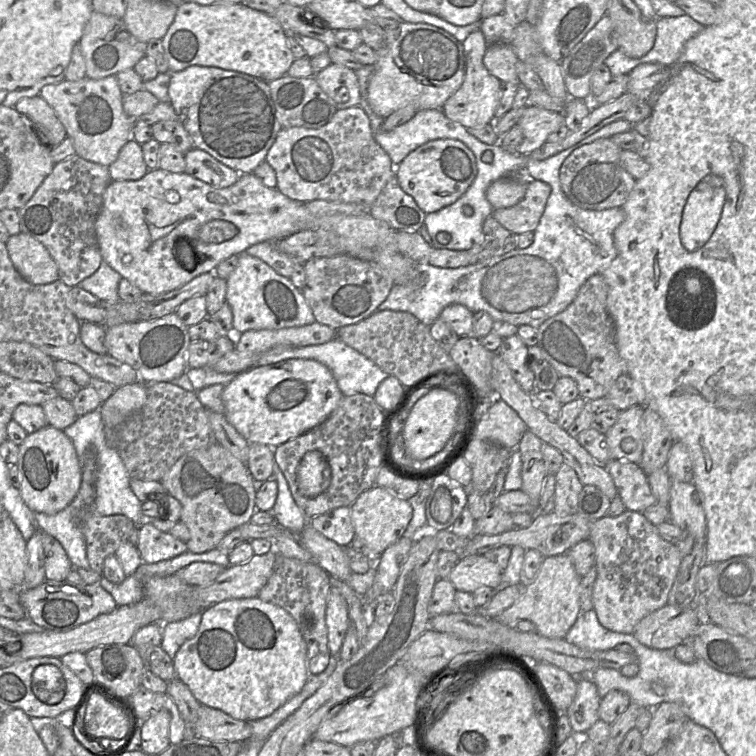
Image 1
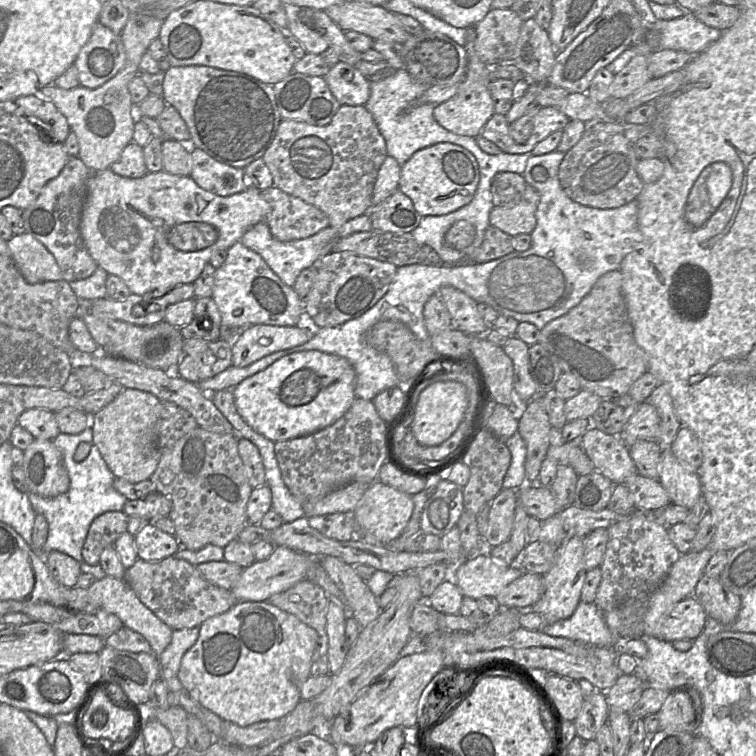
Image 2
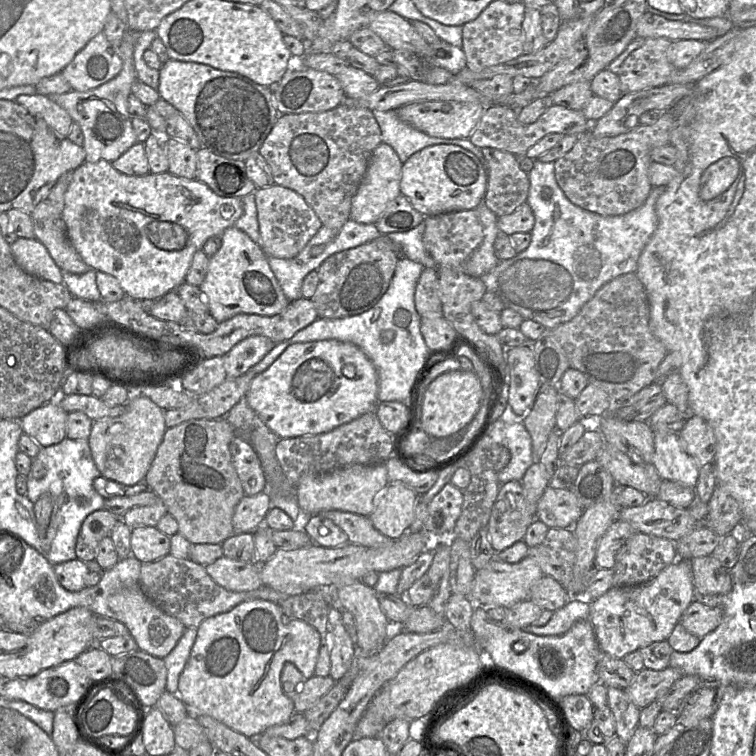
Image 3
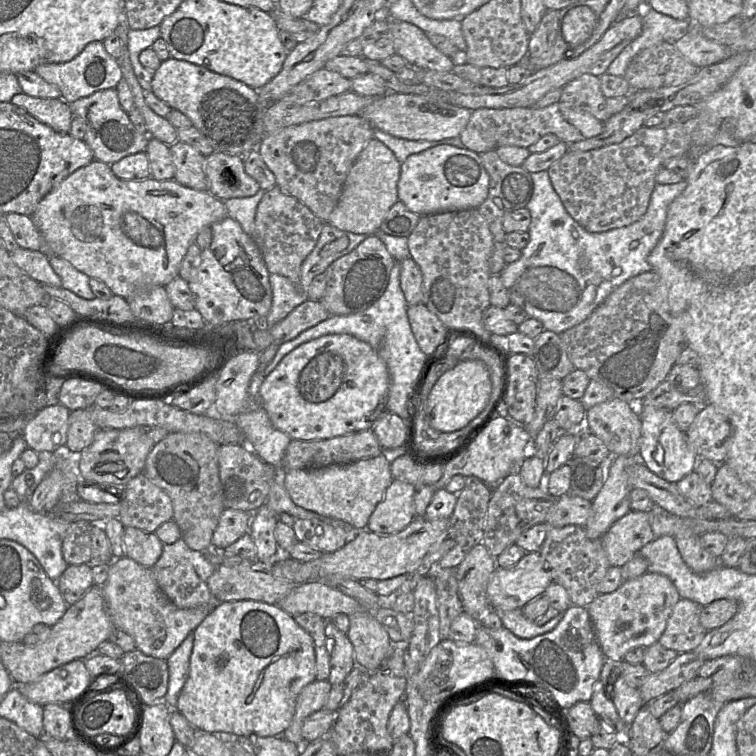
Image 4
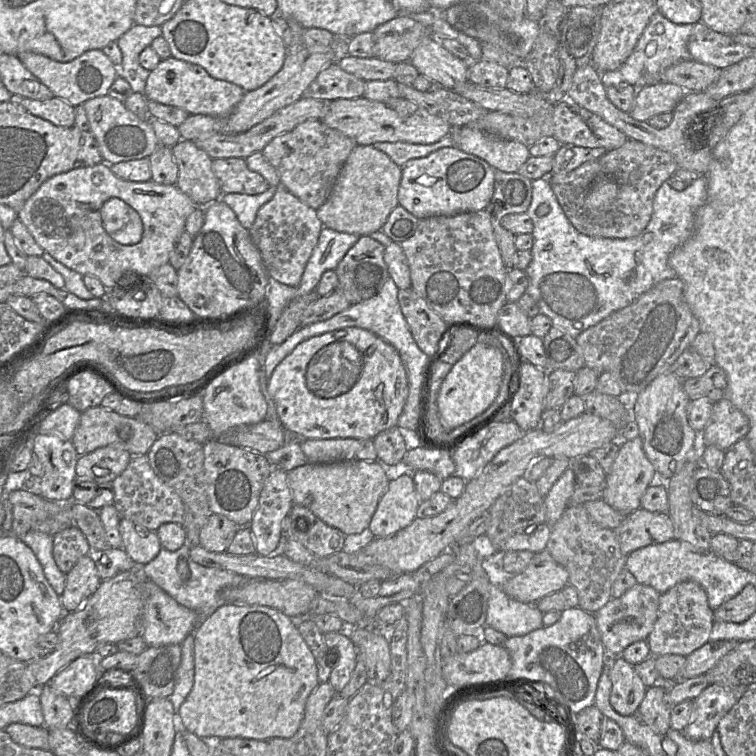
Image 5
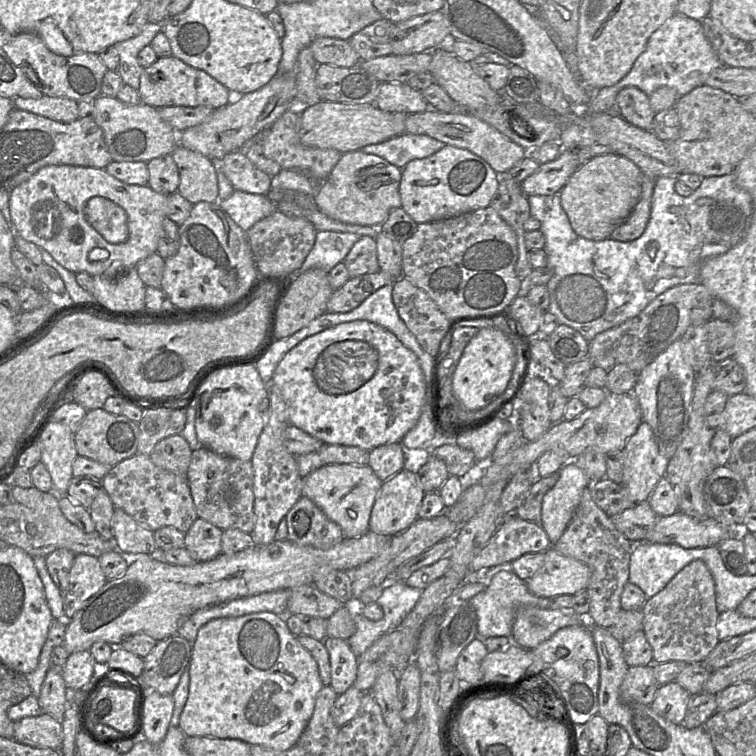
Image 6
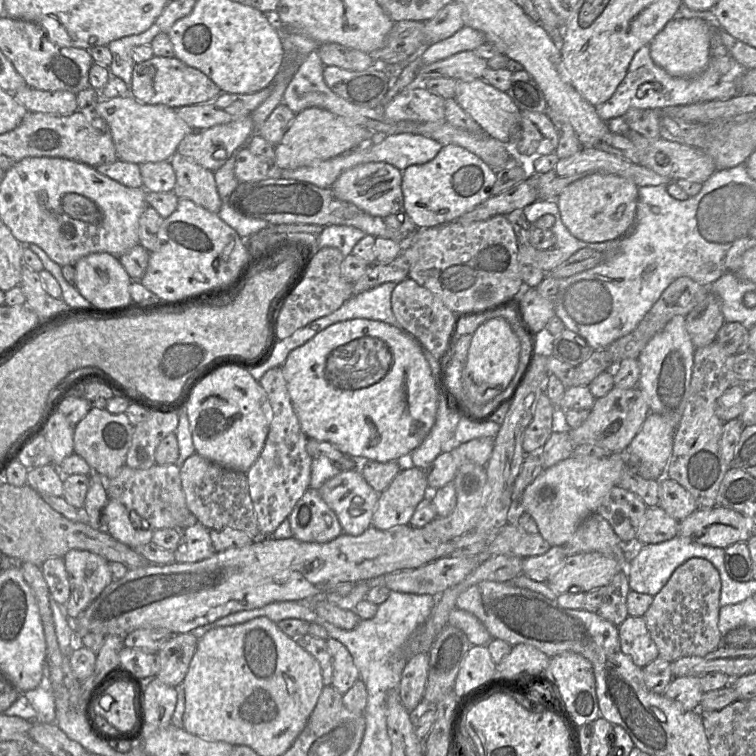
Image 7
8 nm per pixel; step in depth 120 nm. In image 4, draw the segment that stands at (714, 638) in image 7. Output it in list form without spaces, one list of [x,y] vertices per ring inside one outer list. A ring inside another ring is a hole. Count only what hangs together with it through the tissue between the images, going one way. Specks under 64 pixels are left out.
[[[681,597],[672,610],[659,643],[679,653],[693,651],[708,632],[700,622],[702,607]]]

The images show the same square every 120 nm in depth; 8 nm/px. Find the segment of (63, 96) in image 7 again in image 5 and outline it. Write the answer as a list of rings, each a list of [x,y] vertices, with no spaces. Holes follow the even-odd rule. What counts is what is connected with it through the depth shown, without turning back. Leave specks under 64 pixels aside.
[[[13,94],[10,102],[22,106],[31,114],[56,126],[72,127],[75,125],[75,107],[59,97],[35,100]]]

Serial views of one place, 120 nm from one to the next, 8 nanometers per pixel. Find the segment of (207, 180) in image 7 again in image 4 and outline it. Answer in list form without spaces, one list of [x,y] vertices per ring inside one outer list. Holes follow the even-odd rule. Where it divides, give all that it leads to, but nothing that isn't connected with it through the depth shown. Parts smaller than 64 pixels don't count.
[[[179,140],[169,146],[175,167],[173,179],[183,186],[208,191],[208,181],[204,171],[205,157],[193,146]]]

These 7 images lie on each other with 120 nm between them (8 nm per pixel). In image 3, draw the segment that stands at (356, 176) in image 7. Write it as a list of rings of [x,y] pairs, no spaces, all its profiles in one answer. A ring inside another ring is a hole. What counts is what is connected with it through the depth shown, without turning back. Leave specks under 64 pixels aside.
[[[381,142],[373,151],[366,173],[352,199],[350,220],[362,224],[374,224],[383,214],[388,205],[400,193],[400,179],[403,163],[394,149]]]

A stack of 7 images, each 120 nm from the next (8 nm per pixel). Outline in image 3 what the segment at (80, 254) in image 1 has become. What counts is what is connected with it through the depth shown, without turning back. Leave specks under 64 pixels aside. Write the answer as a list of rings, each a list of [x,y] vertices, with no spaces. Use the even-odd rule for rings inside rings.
[[[72,172],[63,174],[30,216],[35,238],[47,248],[57,266],[73,274],[84,274],[91,268],[72,245],[62,215],[71,178]]]

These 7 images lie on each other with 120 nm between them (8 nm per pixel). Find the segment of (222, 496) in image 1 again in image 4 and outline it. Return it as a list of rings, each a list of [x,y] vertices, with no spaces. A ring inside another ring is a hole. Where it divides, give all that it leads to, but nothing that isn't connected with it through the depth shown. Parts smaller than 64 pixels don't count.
[[[175,432],[155,444],[146,459],[145,475],[170,497],[174,510],[173,520],[180,528],[182,539],[195,551],[205,552],[212,548],[214,531],[225,510],[219,478],[218,449],[219,445],[206,435]]]

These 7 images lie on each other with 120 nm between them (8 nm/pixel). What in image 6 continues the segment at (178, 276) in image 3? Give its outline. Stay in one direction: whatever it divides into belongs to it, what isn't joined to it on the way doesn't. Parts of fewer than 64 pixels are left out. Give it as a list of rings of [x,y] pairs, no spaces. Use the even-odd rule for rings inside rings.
[[[72,165],[42,167],[9,194],[9,207],[15,233],[26,241],[44,248],[61,266],[73,273],[116,277],[125,268],[157,253],[167,195],[147,186],[129,185],[110,175],[106,169]]]

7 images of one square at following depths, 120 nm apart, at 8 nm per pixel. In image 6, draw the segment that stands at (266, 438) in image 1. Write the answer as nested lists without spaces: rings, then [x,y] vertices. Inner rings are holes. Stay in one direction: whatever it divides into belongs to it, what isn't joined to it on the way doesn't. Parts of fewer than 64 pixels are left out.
[[[366,320],[338,324],[303,339],[277,365],[271,383],[283,397],[290,425],[323,444],[356,446],[366,451],[401,442],[418,422],[425,403],[426,382],[418,357],[392,332]]]

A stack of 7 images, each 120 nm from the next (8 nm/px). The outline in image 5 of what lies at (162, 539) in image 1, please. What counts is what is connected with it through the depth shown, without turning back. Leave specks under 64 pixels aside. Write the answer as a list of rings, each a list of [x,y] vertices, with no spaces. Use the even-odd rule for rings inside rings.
[[[121,518],[119,532],[122,548],[137,566],[143,567],[152,561],[162,549],[156,531],[138,527],[129,519]]]

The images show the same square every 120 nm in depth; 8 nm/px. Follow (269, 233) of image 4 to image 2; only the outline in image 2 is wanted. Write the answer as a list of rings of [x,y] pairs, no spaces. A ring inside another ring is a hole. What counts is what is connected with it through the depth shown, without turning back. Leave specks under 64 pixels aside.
[[[272,186],[260,191],[269,204],[265,222],[271,235],[282,242],[310,237],[329,226],[327,215],[298,197]]]

